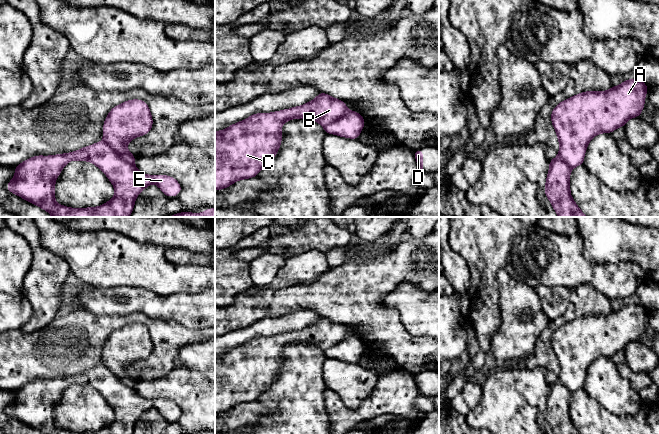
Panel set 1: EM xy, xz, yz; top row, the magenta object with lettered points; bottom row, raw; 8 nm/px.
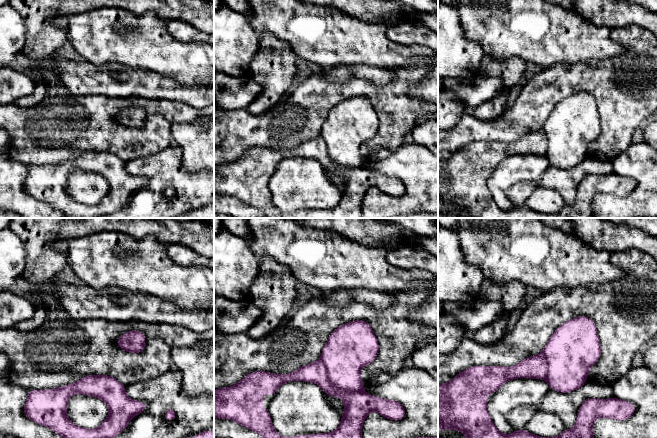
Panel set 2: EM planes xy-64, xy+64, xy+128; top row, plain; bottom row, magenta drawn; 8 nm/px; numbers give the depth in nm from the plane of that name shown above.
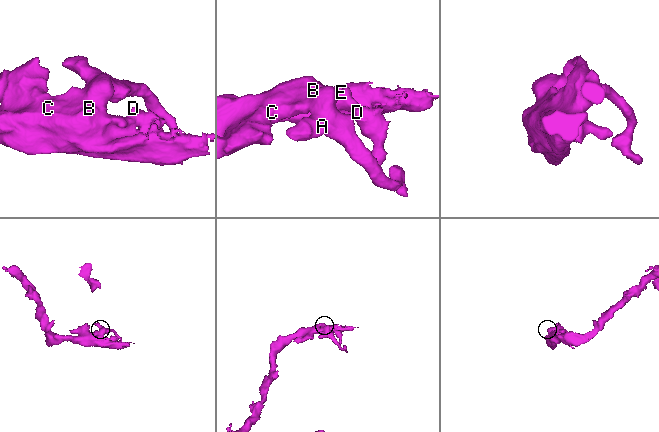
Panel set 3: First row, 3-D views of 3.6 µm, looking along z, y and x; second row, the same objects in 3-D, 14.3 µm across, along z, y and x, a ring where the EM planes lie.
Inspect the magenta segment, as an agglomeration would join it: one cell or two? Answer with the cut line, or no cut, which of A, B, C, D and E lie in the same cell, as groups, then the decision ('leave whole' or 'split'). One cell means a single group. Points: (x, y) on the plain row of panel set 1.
xy (104, 365), (121, 381), (133, 388) | A / B C D E | split

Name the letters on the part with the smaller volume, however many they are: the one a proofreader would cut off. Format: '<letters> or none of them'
A

